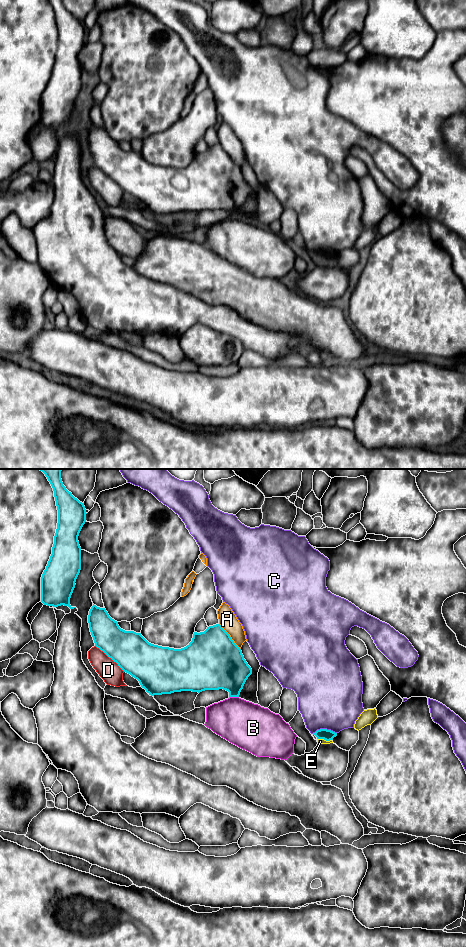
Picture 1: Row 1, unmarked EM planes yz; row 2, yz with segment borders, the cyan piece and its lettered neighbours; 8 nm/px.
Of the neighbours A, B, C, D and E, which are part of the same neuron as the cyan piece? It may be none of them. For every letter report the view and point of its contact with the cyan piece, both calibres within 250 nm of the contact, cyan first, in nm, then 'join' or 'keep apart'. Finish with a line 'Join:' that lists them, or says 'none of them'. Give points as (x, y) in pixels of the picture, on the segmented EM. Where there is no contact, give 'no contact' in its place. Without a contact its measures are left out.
A: yz (229, 636) | 460/140 nm | keep apart
B: yz (233, 696) | 360/360 nm | keep apart
C: yz (324, 729) | 90/480 nm | keep apart
D: yz (110, 657) | 300/170 nm | keep apart
E: yz (324, 739) | 90/50 nm | keep apart
Join: none of them

